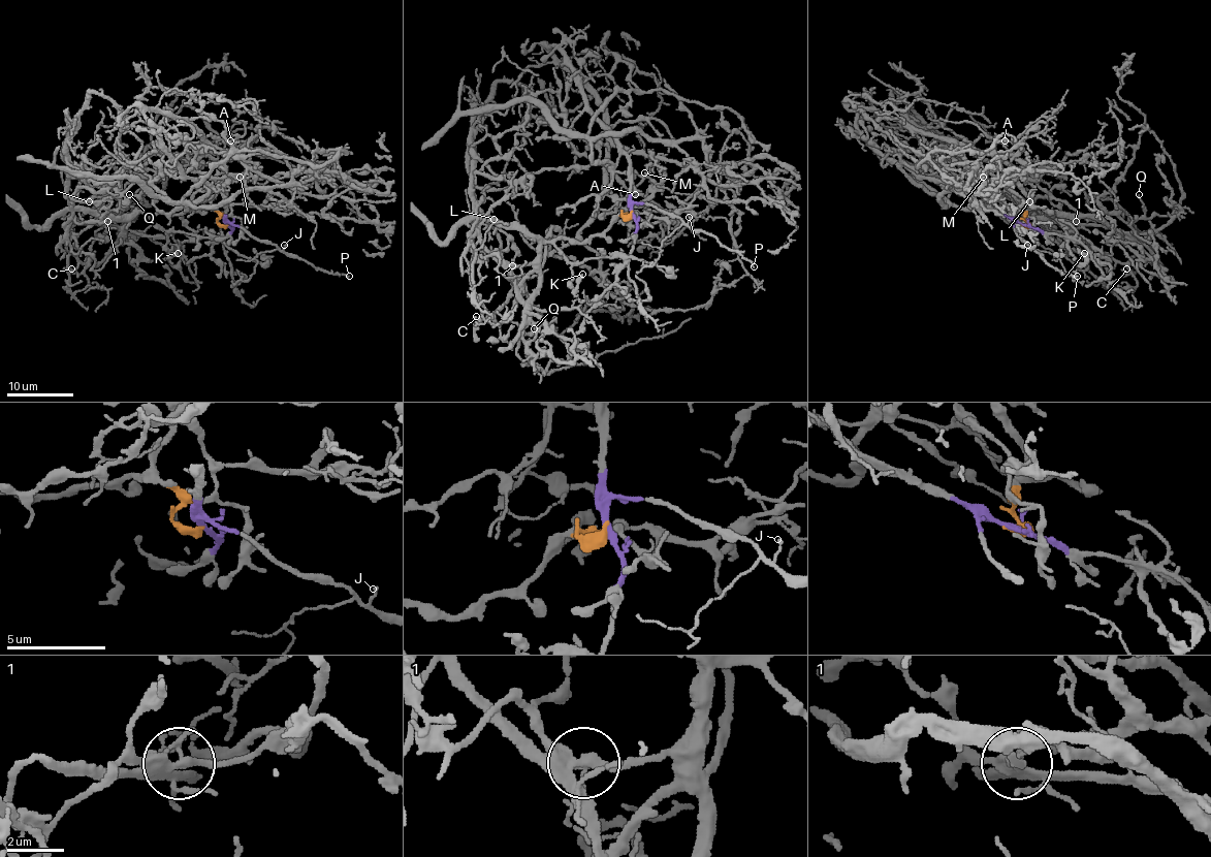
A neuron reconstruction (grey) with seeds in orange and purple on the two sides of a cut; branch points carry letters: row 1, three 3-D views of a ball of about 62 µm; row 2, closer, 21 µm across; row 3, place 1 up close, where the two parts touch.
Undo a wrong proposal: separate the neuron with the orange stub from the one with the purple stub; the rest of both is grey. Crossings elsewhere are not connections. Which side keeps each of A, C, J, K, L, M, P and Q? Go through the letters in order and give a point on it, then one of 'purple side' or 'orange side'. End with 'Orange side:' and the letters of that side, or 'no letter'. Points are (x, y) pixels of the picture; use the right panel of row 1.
A: at (1005, 140); orange side
C: at (1126, 268); orange side
J: at (1027, 245); purple side
K: at (1084, 253); orange side
L: at (1029, 201); orange side
M: at (983, 177); orange side
P: at (1077, 276); purple side
Q: at (1139, 194); orange side
Orange side: A, C, K, L, M, Q

